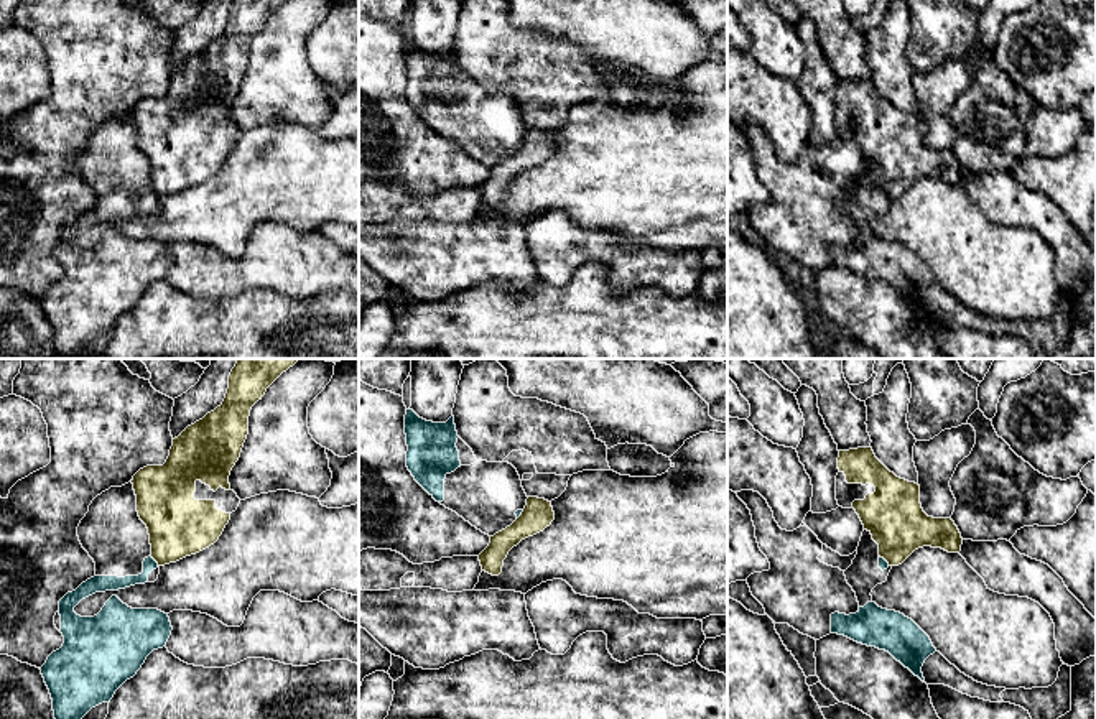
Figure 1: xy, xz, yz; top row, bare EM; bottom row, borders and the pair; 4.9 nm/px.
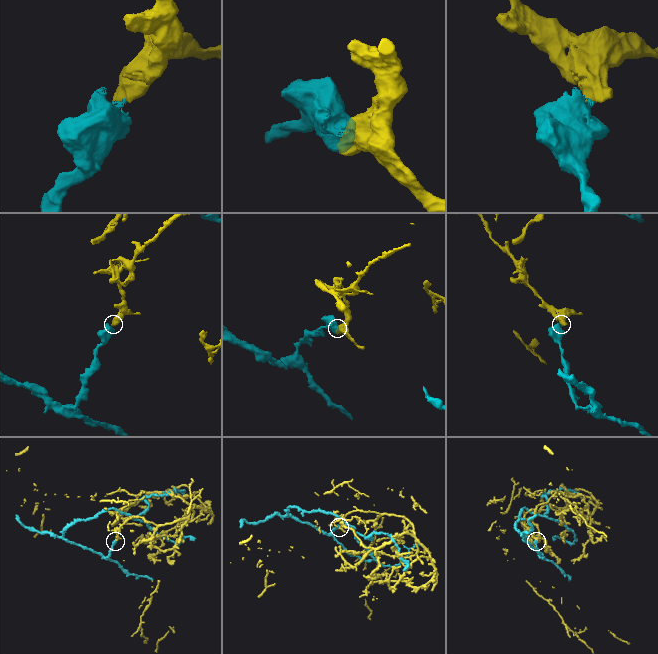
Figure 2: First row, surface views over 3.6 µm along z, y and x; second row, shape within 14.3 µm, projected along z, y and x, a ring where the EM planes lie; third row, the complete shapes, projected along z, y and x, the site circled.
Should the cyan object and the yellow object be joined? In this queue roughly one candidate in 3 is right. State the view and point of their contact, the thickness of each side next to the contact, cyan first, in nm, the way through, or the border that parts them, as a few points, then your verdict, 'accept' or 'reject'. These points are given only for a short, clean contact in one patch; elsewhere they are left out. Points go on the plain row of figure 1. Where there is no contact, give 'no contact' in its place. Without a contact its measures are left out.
contact xy (155, 193); calibres 80 and 300 nm; border xy (150, 188), (158, 198); reject

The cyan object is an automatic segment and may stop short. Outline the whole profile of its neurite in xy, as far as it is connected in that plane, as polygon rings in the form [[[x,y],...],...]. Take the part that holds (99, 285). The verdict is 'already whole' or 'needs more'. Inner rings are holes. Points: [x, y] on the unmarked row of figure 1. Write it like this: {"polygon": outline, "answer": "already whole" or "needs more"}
{"polygon": [[[132,112],[122,118],[110,118],[92,132],[77,158],[77,168],[95,194],[95,207],[59,232],[64,275],[41,298],[53,331],[56,359],[74,359],[92,339],[110,334],[115,322],[137,306],[146,288],[166,276],[173,262],[168,245],[158,240],[132,240],[117,227],[112,227],[94,248],[81,248],[74,244],[82,230],[95,224],[118,222],[158,211],[160,197],[151,189],[148,160],[138,148]]], "answer": "needs more"}

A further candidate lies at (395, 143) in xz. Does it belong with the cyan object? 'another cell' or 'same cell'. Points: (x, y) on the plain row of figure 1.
another cell

